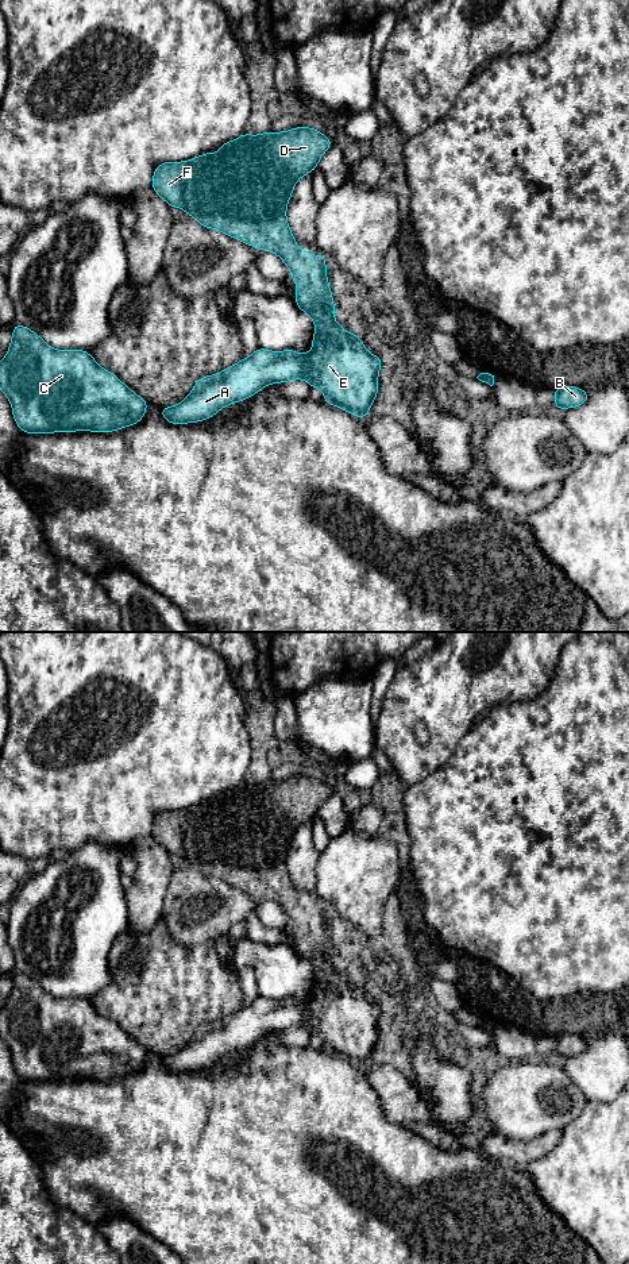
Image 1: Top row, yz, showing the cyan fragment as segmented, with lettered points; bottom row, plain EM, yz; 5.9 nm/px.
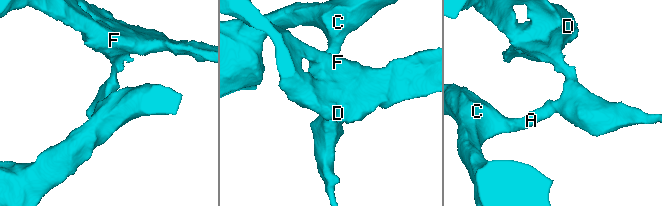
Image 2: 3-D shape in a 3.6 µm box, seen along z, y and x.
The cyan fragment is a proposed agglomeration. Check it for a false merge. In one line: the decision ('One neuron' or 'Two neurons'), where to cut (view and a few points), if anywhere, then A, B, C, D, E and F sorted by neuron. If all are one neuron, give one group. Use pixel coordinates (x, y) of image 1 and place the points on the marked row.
Two neurons. Split along yz (297, 304), (305, 308), (312, 308), (317, 303), (332, 307). Groups: A B C E / D F

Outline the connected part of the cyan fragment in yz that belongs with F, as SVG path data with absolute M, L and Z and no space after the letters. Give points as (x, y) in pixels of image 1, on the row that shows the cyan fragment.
M296 127L285 132L242 134L219 147L219 154L205 153L184 162L163 162L153 176L153 189L169 207L178 207L202 227L213 228L258 250L277 254L297 284L296 304L306 309L317 302L332 308L333 298L325 274L325 255L309 255L296 244L286 220L286 207L296 182L312 173L332 146L316 128Z

